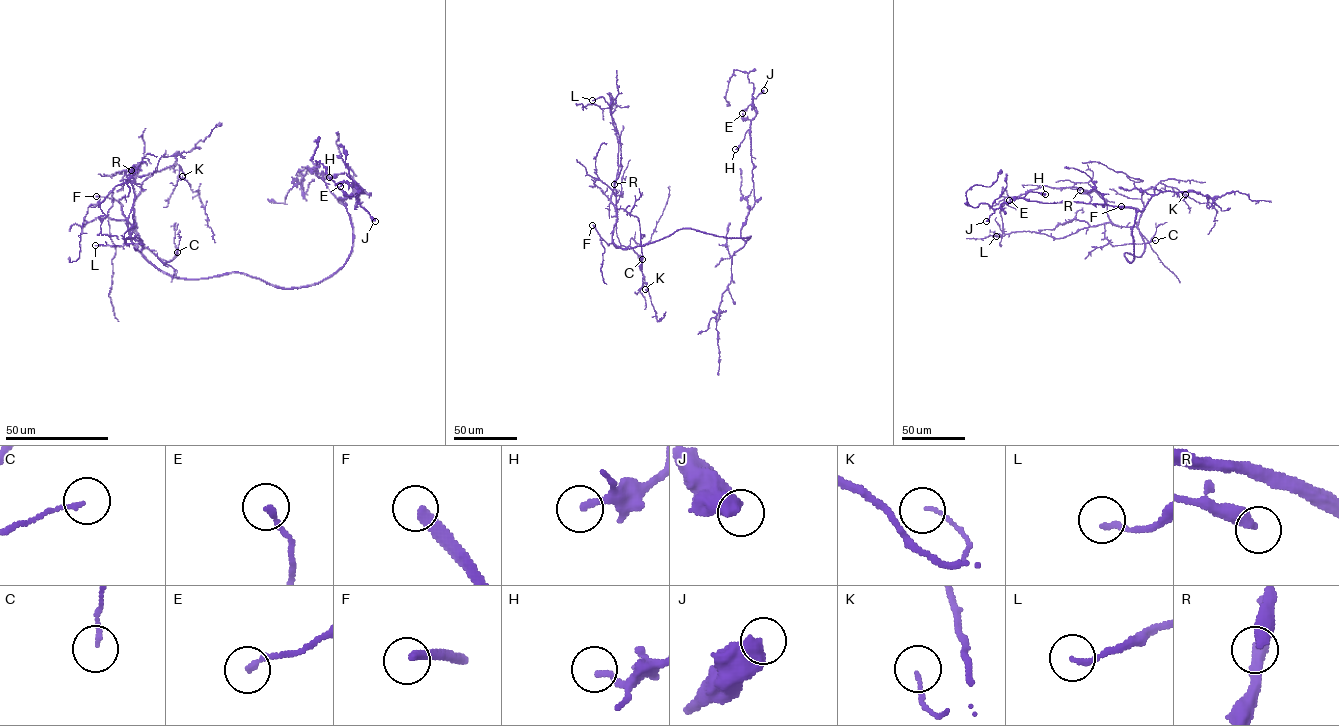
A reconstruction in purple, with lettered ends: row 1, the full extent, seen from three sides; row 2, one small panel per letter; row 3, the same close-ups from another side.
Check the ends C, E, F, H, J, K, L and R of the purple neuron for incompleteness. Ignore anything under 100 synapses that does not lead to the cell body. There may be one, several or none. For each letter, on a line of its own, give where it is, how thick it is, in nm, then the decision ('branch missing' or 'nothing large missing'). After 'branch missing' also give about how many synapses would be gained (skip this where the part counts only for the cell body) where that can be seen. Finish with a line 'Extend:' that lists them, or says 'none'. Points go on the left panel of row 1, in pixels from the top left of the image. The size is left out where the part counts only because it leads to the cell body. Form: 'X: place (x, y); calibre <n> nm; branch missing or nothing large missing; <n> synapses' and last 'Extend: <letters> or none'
C: place (177, 252); calibre 130 nm; nothing large missing
E: place (340, 186); calibre 180 nm; nothing large missing
F: place (96, 196); calibre 320 nm; branch missing
H: place (329, 177); calibre 190 nm; nothing large missing
J: place (375, 221); calibre 600 nm; nothing large missing
K: place (182, 176); calibre 100 nm; nothing large missing
L: place (95, 245); calibre 160 nm; nothing large missing
R: place (131, 170); calibre 400 nm; nothing large missing
Extend: F

